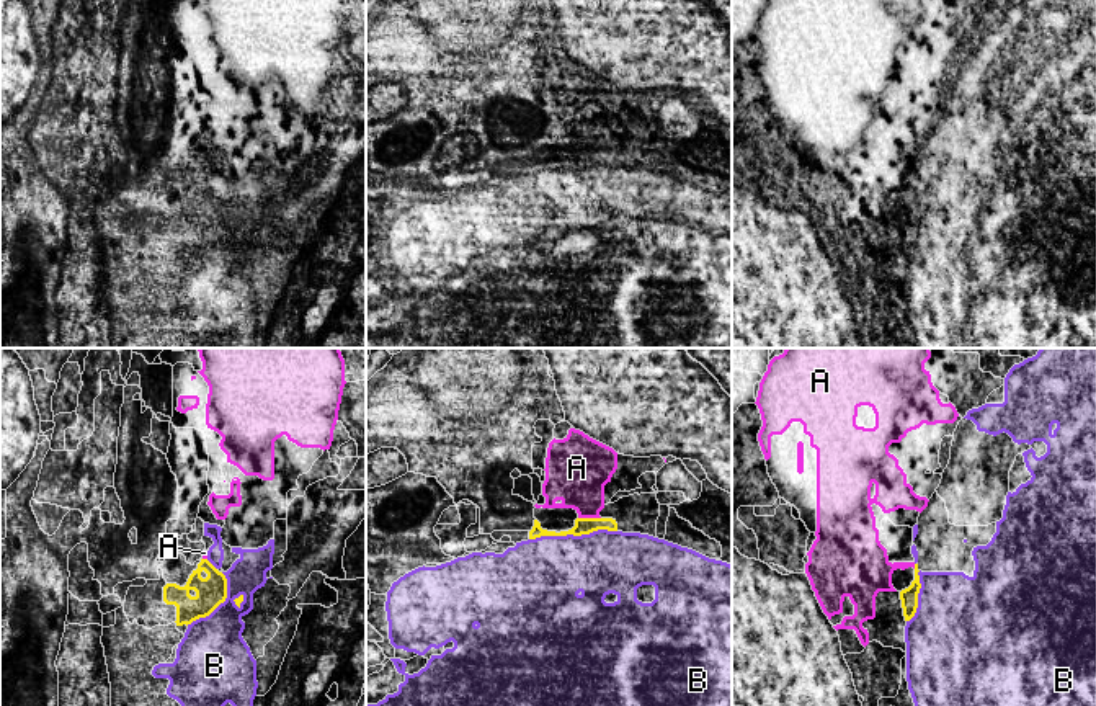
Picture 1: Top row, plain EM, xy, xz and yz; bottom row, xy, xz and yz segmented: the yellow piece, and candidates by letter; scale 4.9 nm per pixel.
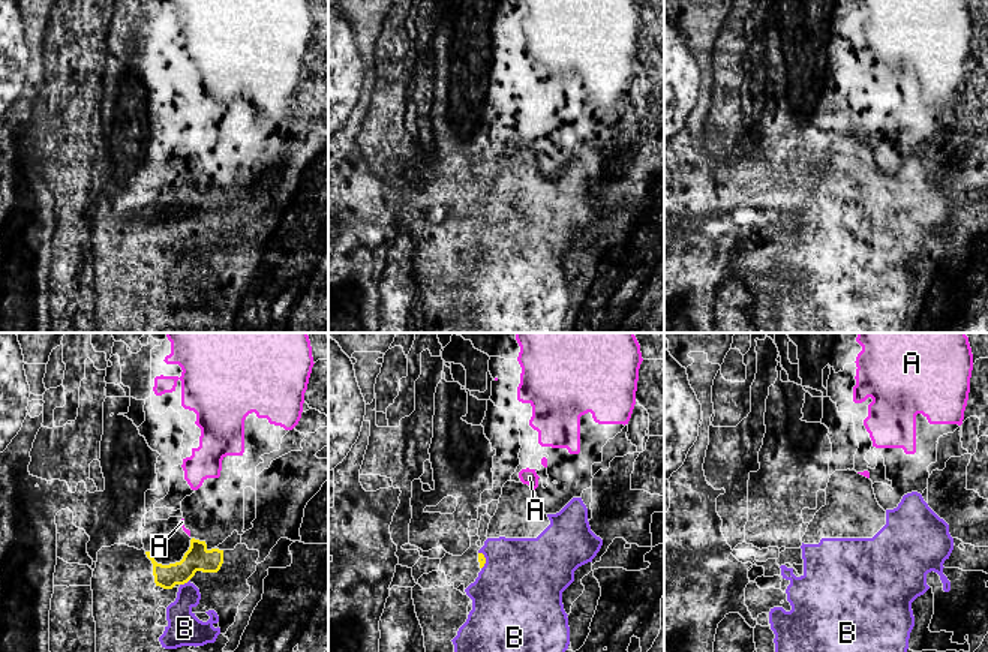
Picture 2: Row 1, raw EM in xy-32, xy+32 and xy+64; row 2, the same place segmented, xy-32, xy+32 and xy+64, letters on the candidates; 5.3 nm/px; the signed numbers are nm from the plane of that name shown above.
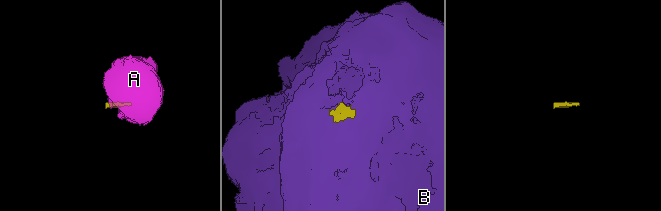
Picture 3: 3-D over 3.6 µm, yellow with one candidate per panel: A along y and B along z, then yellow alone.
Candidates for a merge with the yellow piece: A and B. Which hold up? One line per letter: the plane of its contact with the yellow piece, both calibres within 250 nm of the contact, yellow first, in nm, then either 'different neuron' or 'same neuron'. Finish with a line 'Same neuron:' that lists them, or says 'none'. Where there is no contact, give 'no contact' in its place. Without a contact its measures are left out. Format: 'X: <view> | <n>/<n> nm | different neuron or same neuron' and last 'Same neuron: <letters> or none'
A: xz | 80/320 nm | same neuron
B: xz | 80/380 nm | different neuron
Same neuron: A

